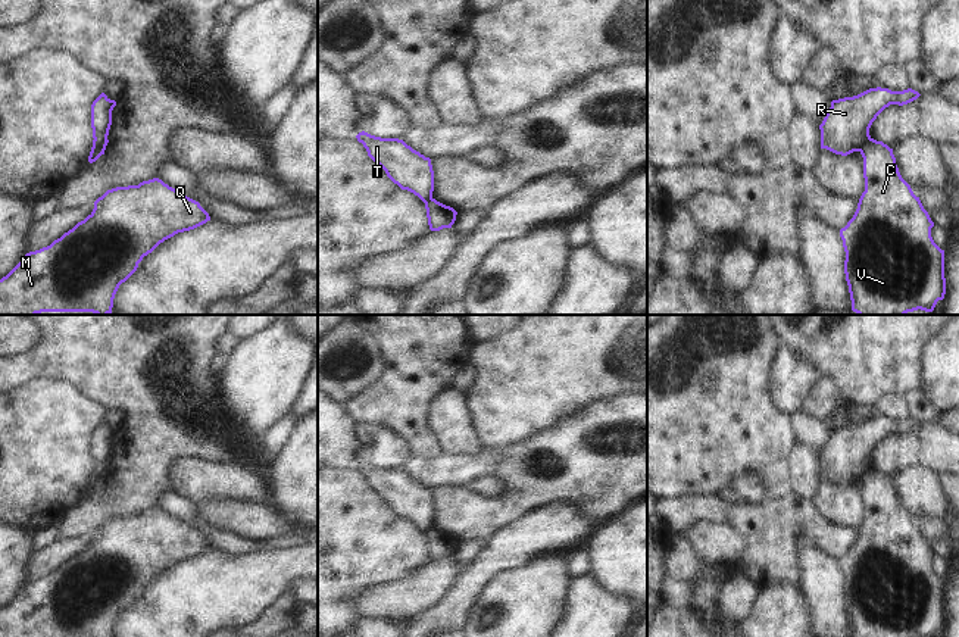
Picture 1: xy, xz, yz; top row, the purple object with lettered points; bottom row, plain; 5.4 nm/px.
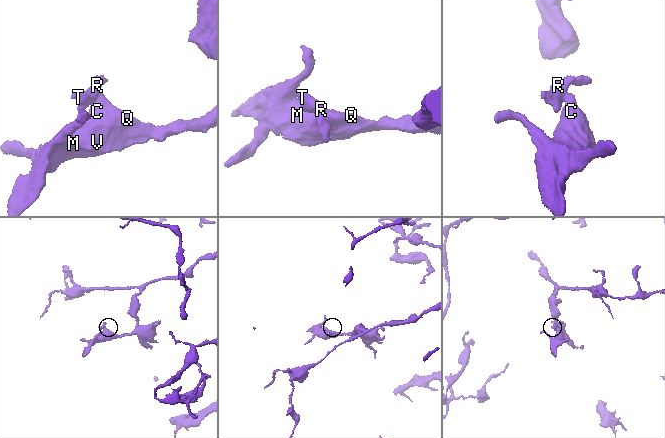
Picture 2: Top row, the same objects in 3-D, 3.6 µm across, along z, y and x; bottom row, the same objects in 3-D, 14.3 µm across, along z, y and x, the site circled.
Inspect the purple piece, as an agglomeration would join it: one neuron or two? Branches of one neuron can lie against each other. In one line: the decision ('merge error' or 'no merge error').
merge error

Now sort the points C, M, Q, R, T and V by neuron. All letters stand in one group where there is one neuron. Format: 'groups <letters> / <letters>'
groups C M Q V / R T

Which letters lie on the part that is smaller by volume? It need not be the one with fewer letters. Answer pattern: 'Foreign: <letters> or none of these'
Foreign: R, T

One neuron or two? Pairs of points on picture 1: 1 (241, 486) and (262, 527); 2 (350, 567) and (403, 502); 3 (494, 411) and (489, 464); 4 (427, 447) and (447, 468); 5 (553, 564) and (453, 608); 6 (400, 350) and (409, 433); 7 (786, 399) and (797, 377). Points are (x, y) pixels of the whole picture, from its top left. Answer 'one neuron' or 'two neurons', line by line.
1: two neurons
2: two neurons
3: two neurons
4: two neurons
5: two neurons
6: one neuron
7: one neuron

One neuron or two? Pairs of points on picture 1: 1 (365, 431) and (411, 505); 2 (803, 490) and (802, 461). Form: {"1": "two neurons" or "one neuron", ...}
{"1": "two neurons", "2": "one neuron"}

